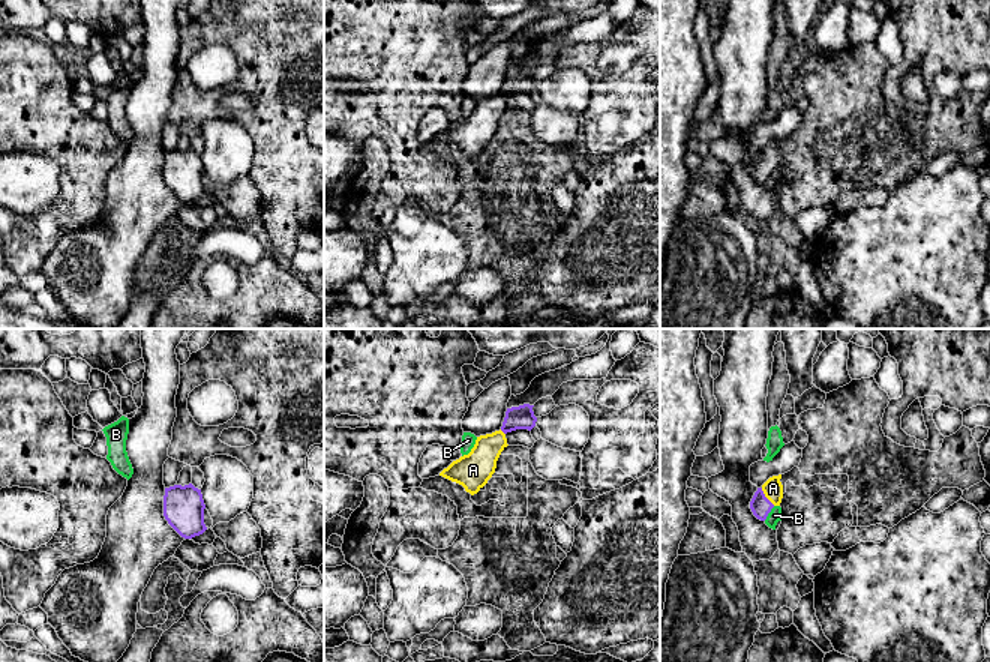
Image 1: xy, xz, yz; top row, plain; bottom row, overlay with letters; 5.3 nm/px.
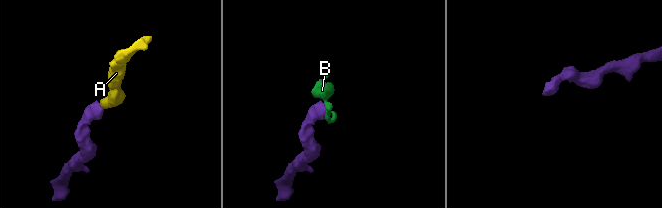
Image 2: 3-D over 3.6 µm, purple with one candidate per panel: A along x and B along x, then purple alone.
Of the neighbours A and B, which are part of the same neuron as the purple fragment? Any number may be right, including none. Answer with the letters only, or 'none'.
A

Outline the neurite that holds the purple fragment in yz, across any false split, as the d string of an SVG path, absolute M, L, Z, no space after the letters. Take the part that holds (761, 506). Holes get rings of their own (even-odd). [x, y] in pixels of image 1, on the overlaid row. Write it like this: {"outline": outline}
{"outline": "M782 474L770 477L754 492L750 501L750 509L758 519L765 521L771 509L774 506L780 506L783 498L783 485L780 479L782 479Z"}

